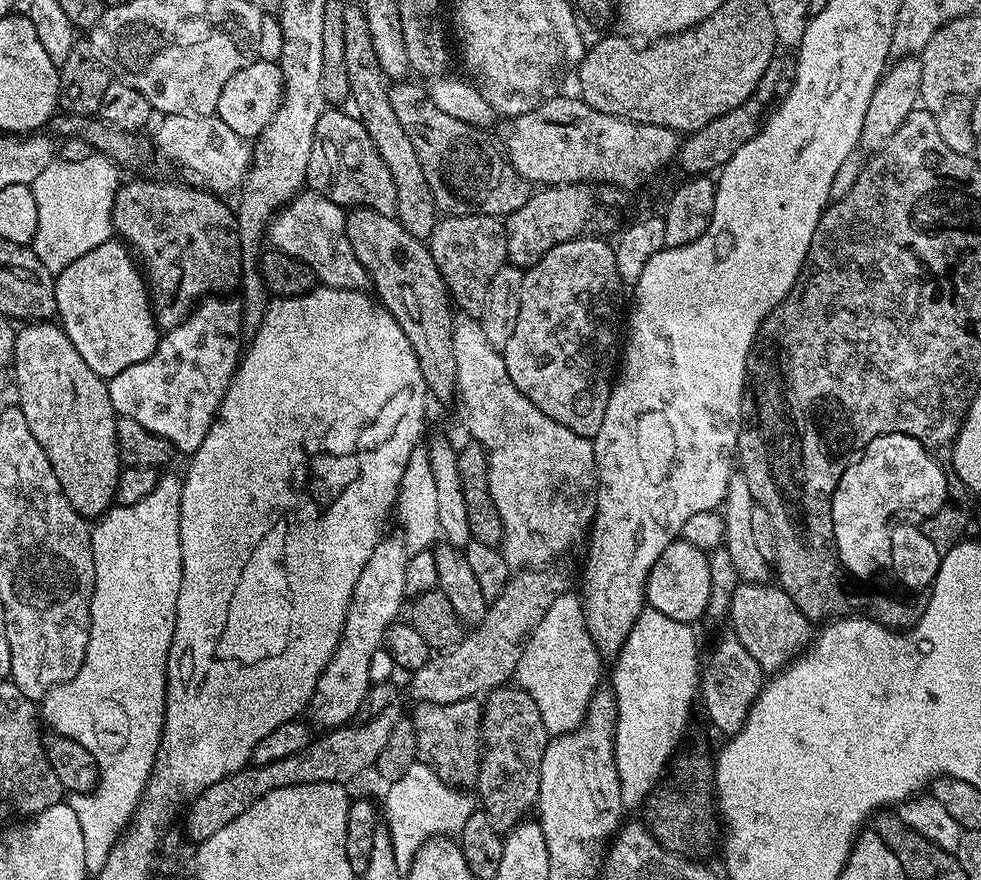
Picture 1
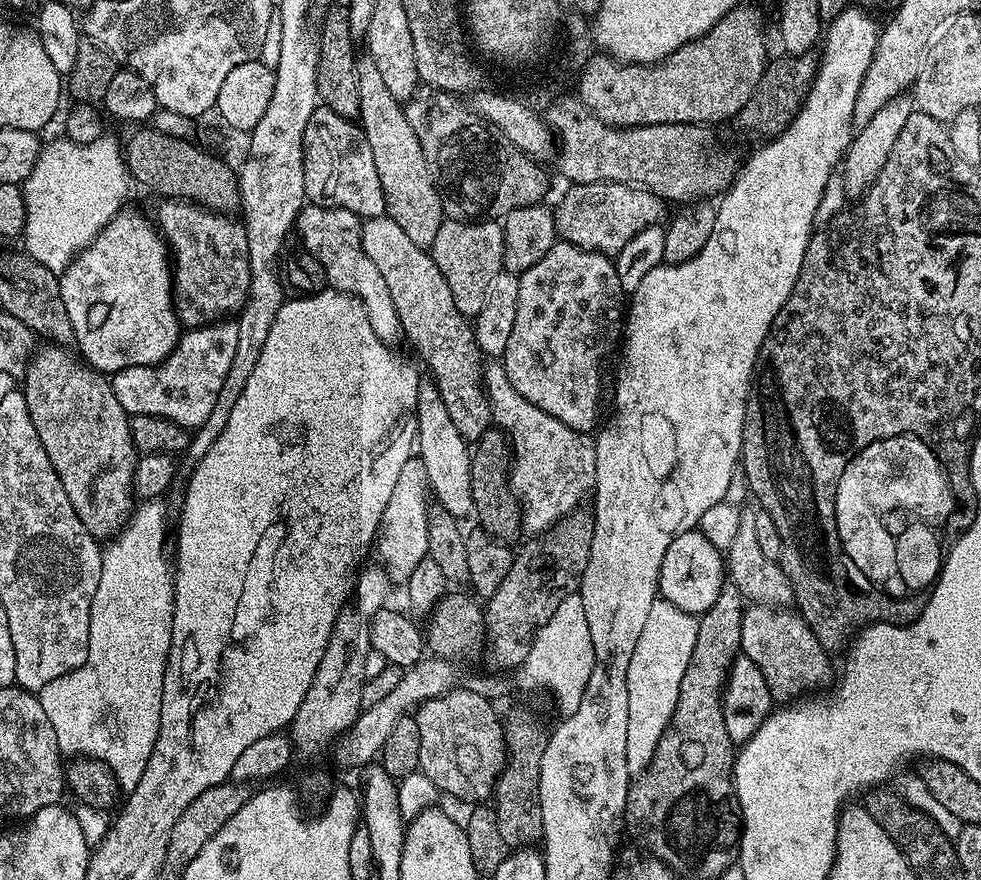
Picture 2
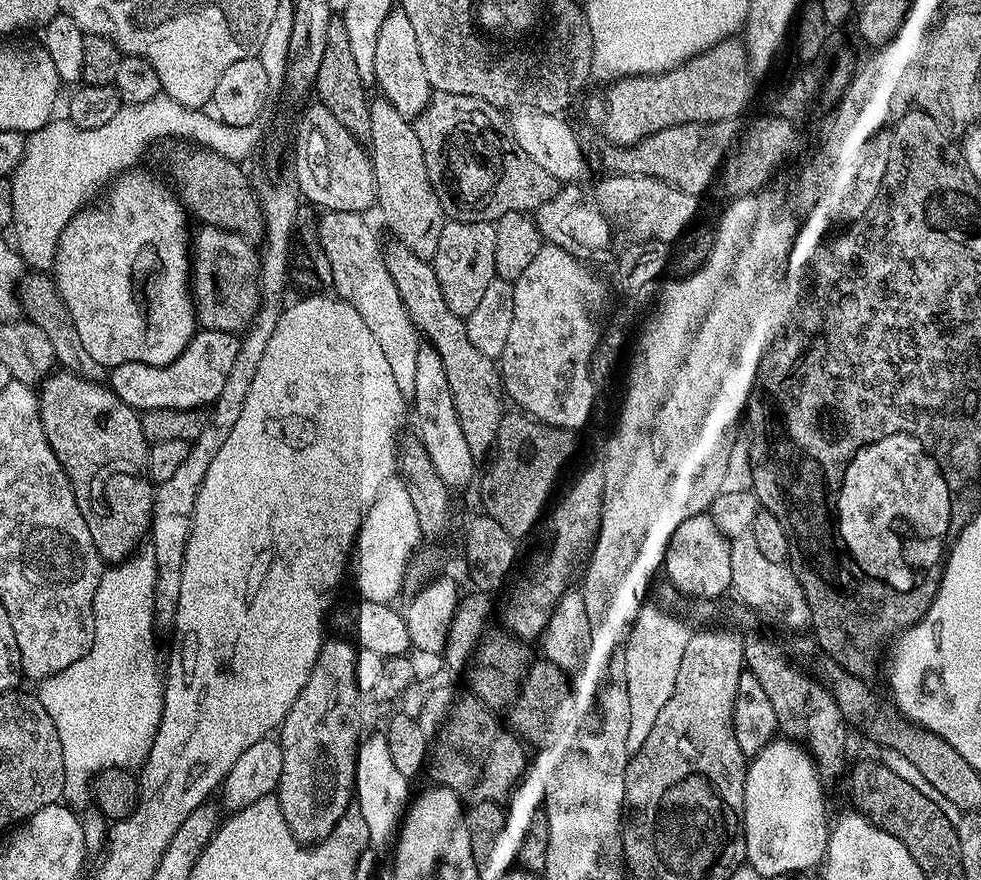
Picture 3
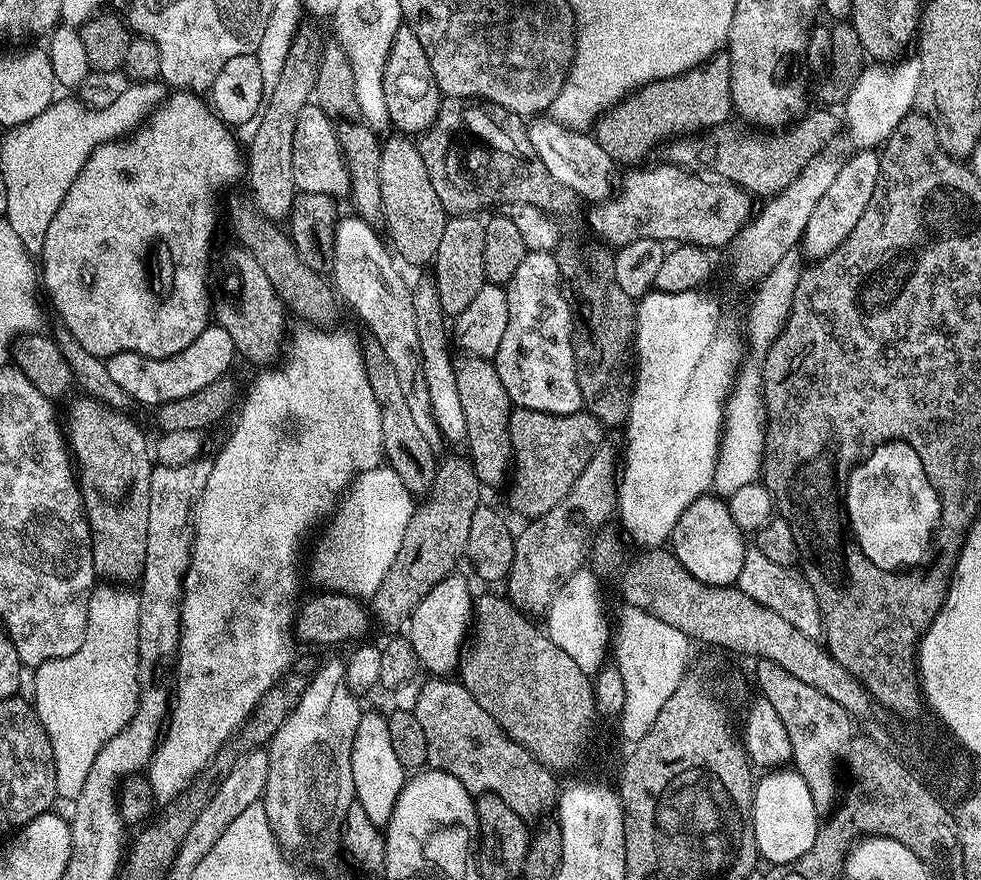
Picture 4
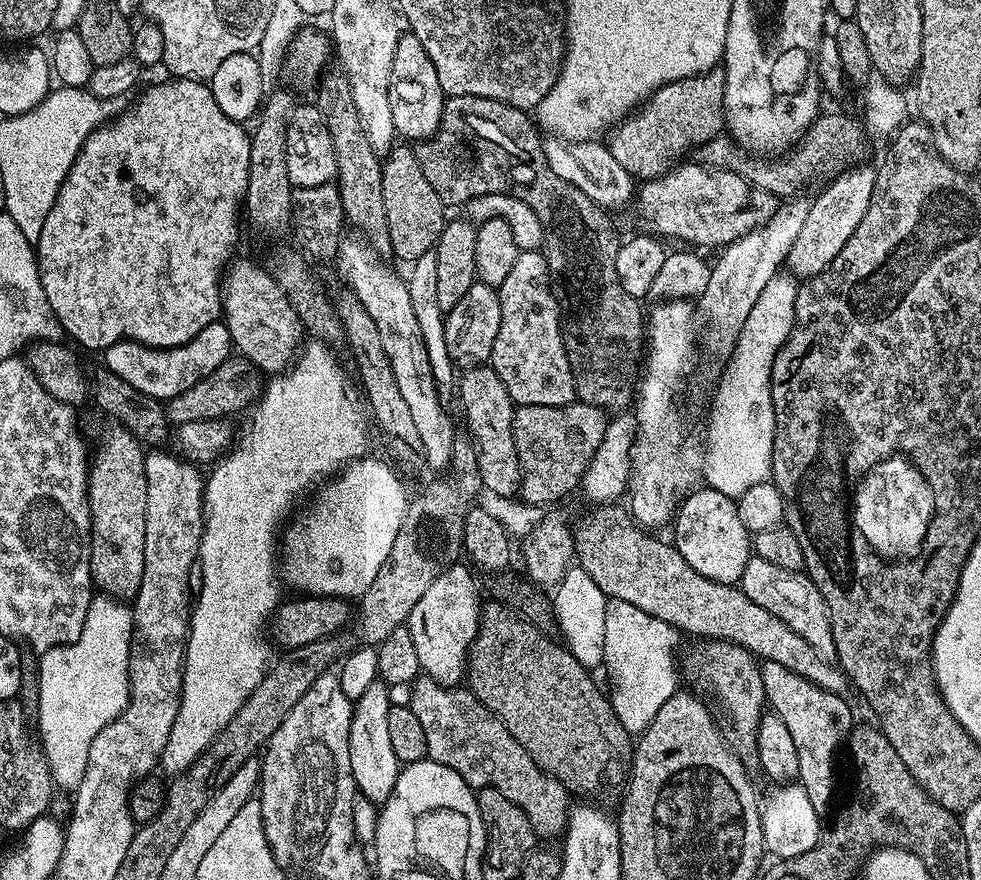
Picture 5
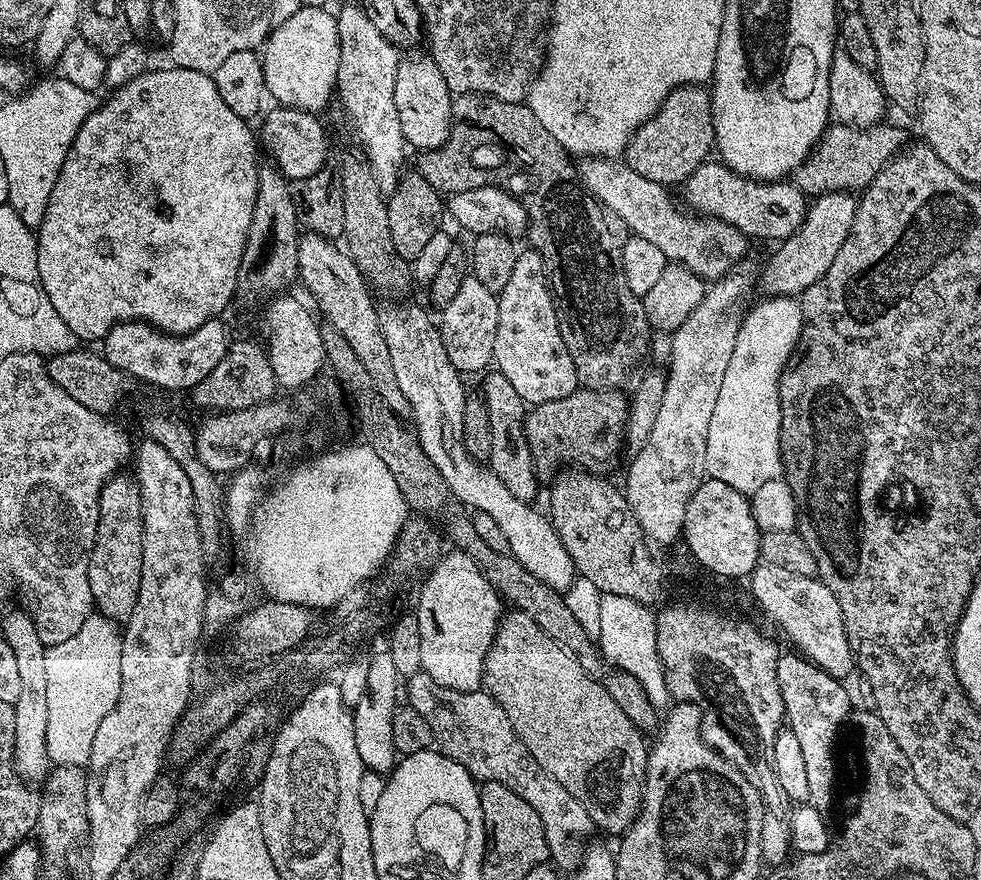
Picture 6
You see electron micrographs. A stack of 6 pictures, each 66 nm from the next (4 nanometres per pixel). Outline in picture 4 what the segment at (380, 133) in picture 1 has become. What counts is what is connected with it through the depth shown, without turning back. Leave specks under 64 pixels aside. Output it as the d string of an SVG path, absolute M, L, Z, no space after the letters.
M392 134L389 140L381 143L378 178L382 190L380 212L388 227L387 239L391 251L405 265L431 265L438 254L438 241L442 239L450 217L442 208L441 199L430 182L419 143L411 135Z

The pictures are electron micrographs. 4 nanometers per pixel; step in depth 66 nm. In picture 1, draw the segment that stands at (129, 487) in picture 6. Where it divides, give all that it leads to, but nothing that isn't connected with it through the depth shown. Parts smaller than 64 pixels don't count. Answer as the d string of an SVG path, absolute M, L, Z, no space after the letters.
M56 322L25 323L16 333L12 364L16 368L16 396L20 399L17 400L18 406L30 425L30 434L34 434L34 438L38 438L38 446L46 450L46 458L50 458L50 466L54 470L54 478L58 478L58 486L62 486L62 494L66 494L70 506L74 506L81 516L103 516L113 507L116 483L122 467L116 441L117 414L110 402L105 377L94 374L94 370L82 362L82 354L74 350L74 342L70 342Z

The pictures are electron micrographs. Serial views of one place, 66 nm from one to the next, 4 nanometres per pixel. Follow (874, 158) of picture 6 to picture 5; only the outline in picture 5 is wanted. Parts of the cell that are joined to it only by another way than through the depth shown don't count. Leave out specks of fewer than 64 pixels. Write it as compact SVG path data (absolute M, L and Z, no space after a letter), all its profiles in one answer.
M828 112L817 116L813 124L804 131L804 135L796 141L795 145L787 152L777 155L775 158L761 158L756 154L749 154L732 139L728 134L717 134L713 140L707 140L698 149L699 163L710 168L724 168L728 172L736 172L743 176L753 188L760 188L763 192L777 198L792 198L803 193L803 188L815 178L819 172L825 172L825 177L832 178L837 174L853 167L861 159L864 152L864 138L866 132L859 123L856 124L848 116L843 116L840 112Z

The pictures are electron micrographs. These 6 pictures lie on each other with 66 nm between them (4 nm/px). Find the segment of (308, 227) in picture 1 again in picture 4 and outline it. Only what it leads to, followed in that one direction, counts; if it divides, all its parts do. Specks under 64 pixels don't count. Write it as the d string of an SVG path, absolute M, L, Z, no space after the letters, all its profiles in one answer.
M351 214L345 218L337 219L336 233L334 234L334 266L330 273L331 283L334 285L335 295L352 307L352 312L372 331L376 339L375 347L384 353L385 358L394 366L394 375L398 378L398 386L402 386L402 394L406 403L410 405L410 414L414 417L414 426L422 429L426 438L436 442L441 439L439 429L436 428L435 419L432 417L430 397L427 393L426 381L423 378L422 362L419 356L417 323L414 316L414 302L412 290L407 288L406 282L399 274L400 264L394 259L389 245L368 225L367 219Z

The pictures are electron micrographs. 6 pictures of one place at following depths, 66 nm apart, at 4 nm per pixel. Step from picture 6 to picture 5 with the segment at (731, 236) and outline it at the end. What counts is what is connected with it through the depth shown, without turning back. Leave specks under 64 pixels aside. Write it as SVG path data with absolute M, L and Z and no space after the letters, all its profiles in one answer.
M550 136L543 141L549 167L558 178L577 186L591 201L606 210L620 208L633 201L636 182L624 166L615 161L613 154L601 141L568 140L564 137Z

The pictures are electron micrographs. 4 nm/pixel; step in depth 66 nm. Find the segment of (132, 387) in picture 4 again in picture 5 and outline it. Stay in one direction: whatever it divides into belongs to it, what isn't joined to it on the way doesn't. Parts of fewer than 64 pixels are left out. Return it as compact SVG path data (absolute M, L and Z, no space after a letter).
M217 322L206 326L206 330L177 348L147 348L137 340L120 340L114 346L103 349L102 356L103 367L122 378L122 382L134 386L134 390L138 390L143 396L167 402L182 394L182 390L190 390L190 386L218 370L218 366L229 360L233 352L230 330L223 322Z

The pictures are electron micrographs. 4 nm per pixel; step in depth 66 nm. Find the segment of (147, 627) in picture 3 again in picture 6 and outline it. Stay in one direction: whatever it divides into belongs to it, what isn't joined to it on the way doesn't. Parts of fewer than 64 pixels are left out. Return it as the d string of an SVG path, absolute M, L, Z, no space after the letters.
M99 614L88 616L86 622L82 622L78 634L74 634L74 638L66 638L66 642L58 642L47 649L46 703L50 709L50 722L46 726L46 750L53 765L87 765L94 730L98 730L98 722L102 722L102 718L106 718L106 714L114 710L121 682L122 632L117 621Z

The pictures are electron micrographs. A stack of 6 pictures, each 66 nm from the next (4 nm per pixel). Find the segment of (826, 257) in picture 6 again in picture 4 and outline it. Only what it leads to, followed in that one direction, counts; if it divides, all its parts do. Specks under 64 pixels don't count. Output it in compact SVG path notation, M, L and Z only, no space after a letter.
M856 150L853 156L843 161L835 181L831 183L830 190L822 195L810 220L806 224L803 235L803 245L812 258L819 258L838 250L846 238L850 238L850 230L858 226L858 218L866 214L866 206L874 198L874 186L878 186L880 173L880 152L876 150Z

